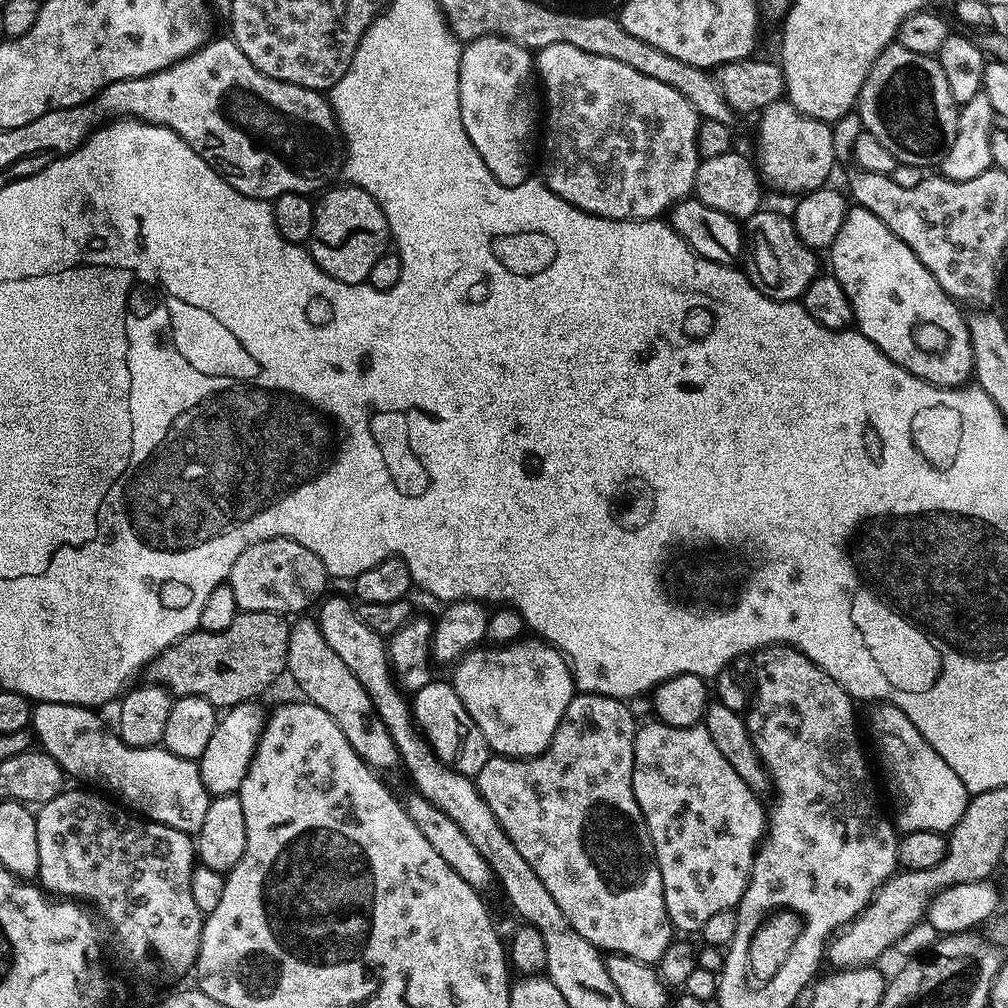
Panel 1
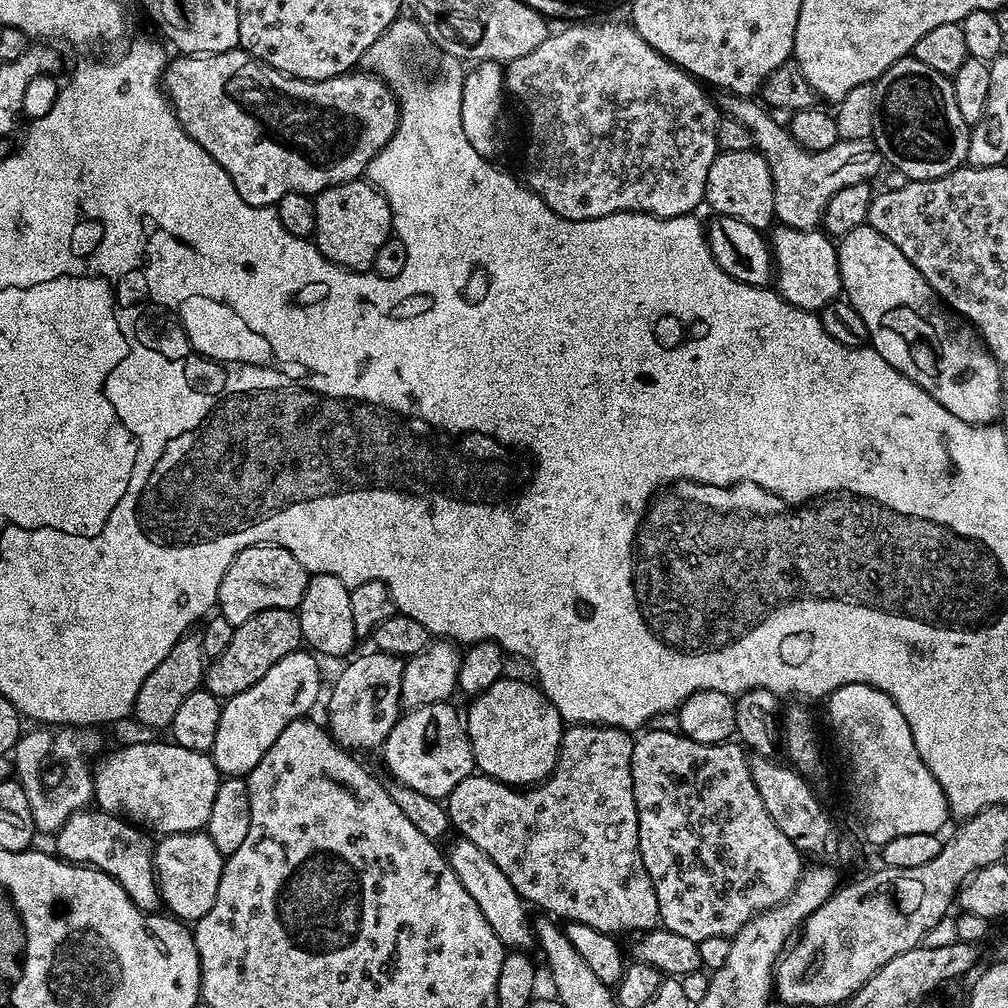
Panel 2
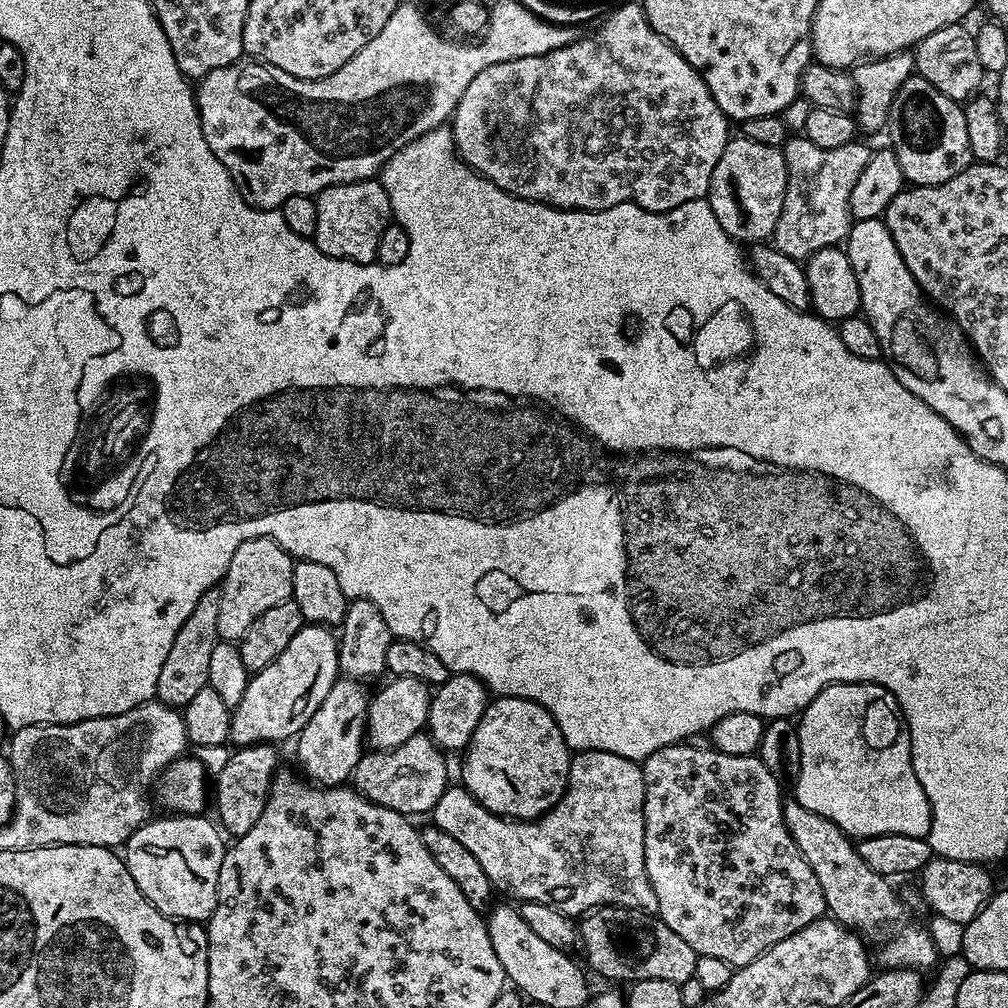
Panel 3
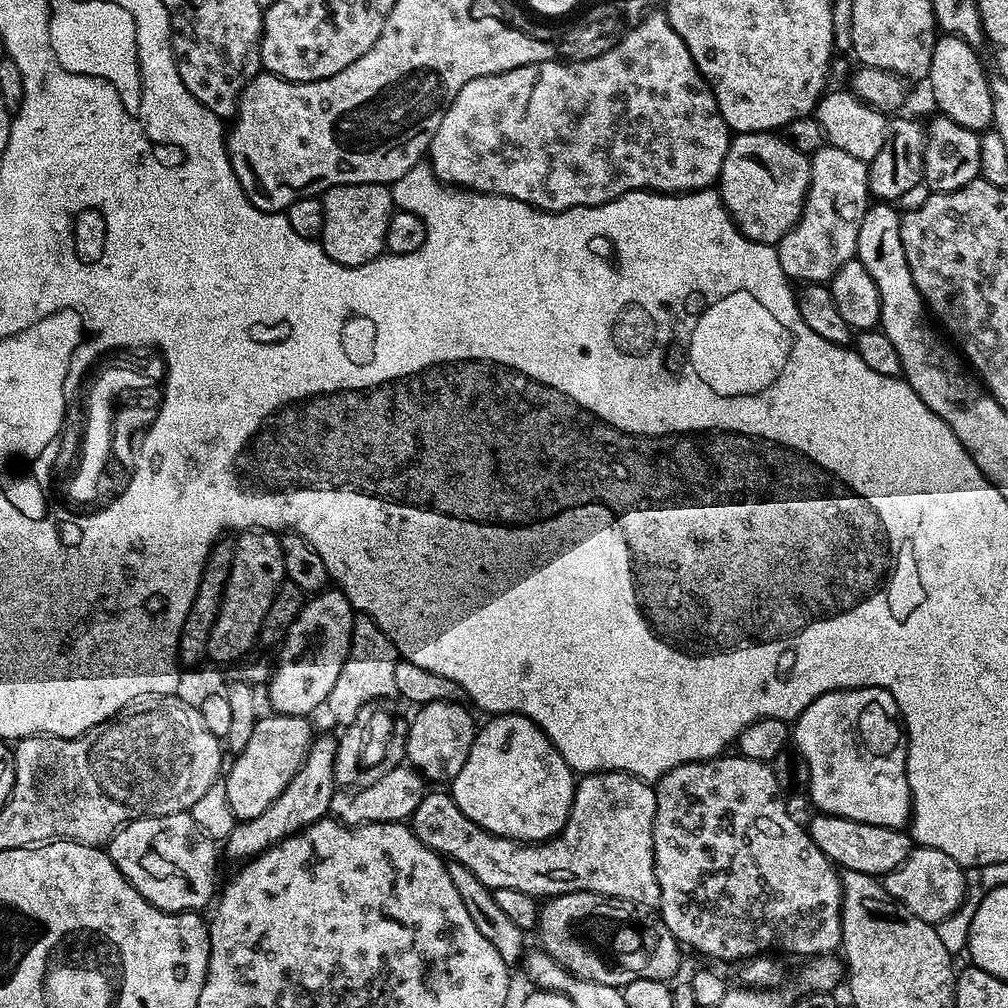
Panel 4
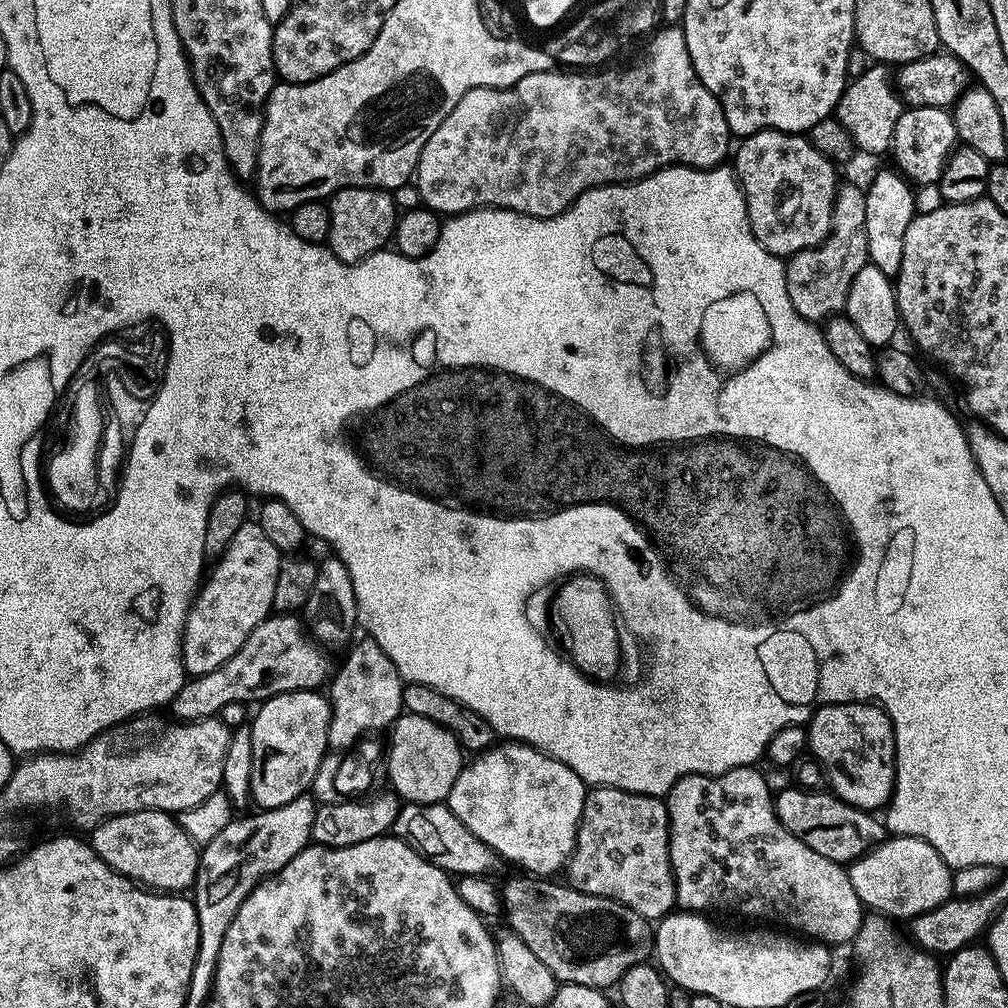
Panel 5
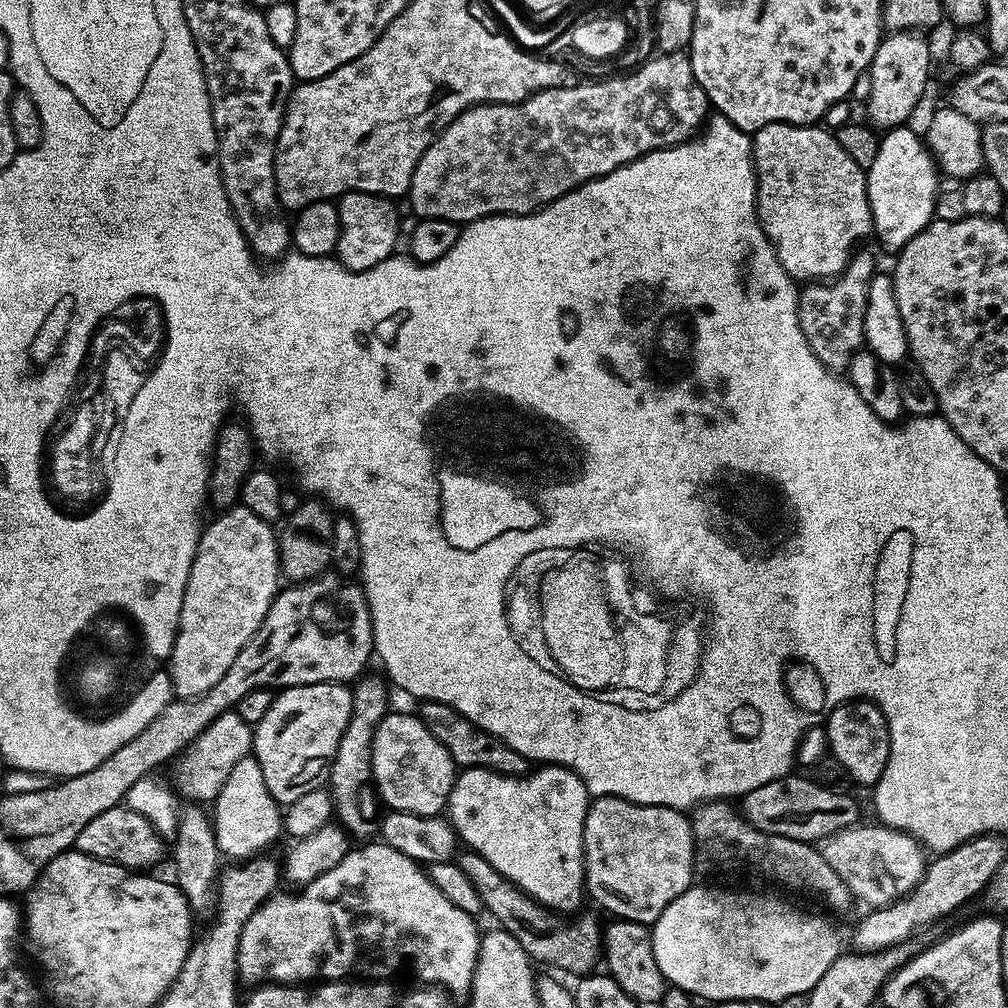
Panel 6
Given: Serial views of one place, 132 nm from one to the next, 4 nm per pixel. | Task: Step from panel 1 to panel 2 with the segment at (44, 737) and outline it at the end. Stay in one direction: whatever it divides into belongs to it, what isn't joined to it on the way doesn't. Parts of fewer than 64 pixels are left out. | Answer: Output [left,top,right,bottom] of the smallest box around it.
[93,741,222,836]

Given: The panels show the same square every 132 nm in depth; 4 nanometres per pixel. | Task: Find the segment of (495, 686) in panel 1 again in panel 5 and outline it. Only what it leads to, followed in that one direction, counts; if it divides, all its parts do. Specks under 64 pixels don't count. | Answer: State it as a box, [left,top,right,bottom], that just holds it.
[446,742,586,878]

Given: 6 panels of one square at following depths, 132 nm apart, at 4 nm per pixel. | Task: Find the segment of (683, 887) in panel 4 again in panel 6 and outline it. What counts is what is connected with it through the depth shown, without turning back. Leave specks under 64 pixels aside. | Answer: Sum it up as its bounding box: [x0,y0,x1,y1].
[691,800,854,912]

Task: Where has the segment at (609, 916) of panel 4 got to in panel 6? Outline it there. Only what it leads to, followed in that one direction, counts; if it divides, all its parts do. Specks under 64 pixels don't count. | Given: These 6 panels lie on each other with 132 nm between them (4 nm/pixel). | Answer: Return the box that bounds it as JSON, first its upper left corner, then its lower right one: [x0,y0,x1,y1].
[456,850,603,976]

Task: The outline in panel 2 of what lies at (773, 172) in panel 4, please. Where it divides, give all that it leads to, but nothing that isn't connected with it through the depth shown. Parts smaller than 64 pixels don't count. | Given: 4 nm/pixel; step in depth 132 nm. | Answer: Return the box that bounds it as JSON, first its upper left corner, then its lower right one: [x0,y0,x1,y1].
[704,150,776,230]

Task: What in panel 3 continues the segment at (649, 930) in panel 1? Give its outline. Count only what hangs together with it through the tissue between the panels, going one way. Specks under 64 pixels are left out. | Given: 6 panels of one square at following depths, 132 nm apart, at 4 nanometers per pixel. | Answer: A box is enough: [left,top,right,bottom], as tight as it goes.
[430,748,658,918]

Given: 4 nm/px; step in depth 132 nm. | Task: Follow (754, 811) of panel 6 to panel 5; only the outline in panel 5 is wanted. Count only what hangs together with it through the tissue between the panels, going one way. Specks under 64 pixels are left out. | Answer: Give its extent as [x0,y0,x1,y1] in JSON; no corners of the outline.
[774,786,886,865]

